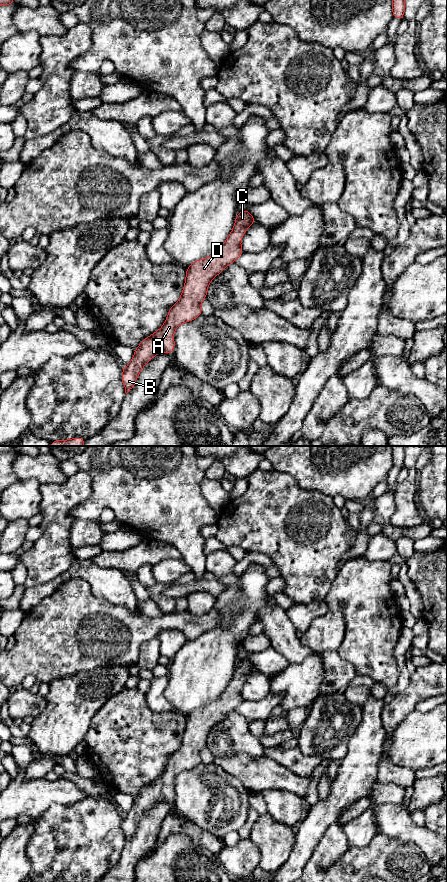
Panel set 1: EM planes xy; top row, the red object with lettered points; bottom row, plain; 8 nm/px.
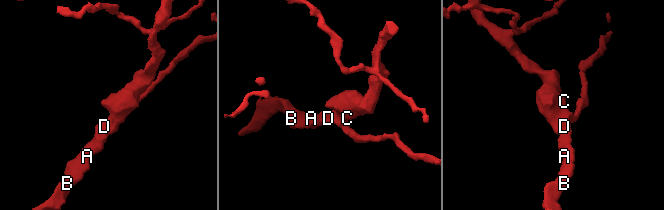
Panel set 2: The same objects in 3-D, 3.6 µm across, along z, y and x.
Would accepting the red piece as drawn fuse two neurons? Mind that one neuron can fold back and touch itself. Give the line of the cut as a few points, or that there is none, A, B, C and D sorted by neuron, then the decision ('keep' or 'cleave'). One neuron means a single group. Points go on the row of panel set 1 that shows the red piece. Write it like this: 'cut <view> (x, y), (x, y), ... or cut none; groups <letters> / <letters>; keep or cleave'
cut none; groups A B C D; keep

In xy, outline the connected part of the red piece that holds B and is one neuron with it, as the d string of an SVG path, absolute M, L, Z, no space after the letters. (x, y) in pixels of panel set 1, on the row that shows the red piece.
M248 209L236 215L234 227L219 250L205 259L196 260L186 269L185 284L177 303L168 311L163 326L146 337L134 350L131 362L123 367L121 380L127 394L145 364L160 352L174 353L175 329L202 314L201 302L207 297L211 281L244 252L241 239L246 230L257 222Z

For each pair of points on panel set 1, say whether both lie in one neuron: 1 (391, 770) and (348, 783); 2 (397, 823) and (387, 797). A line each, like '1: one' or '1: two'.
1: two
2: two

